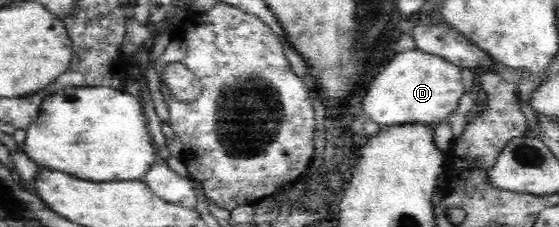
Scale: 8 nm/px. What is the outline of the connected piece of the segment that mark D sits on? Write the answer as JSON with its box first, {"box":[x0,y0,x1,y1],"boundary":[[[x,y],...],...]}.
{"box":[363,48,465,126],"boundary":[[[419,48],[393,53],[391,61],[383,65],[381,73],[369,82],[363,97],[364,115],[383,126],[400,124],[436,125],[448,119],[459,105],[465,86],[461,79],[461,68]]]}

